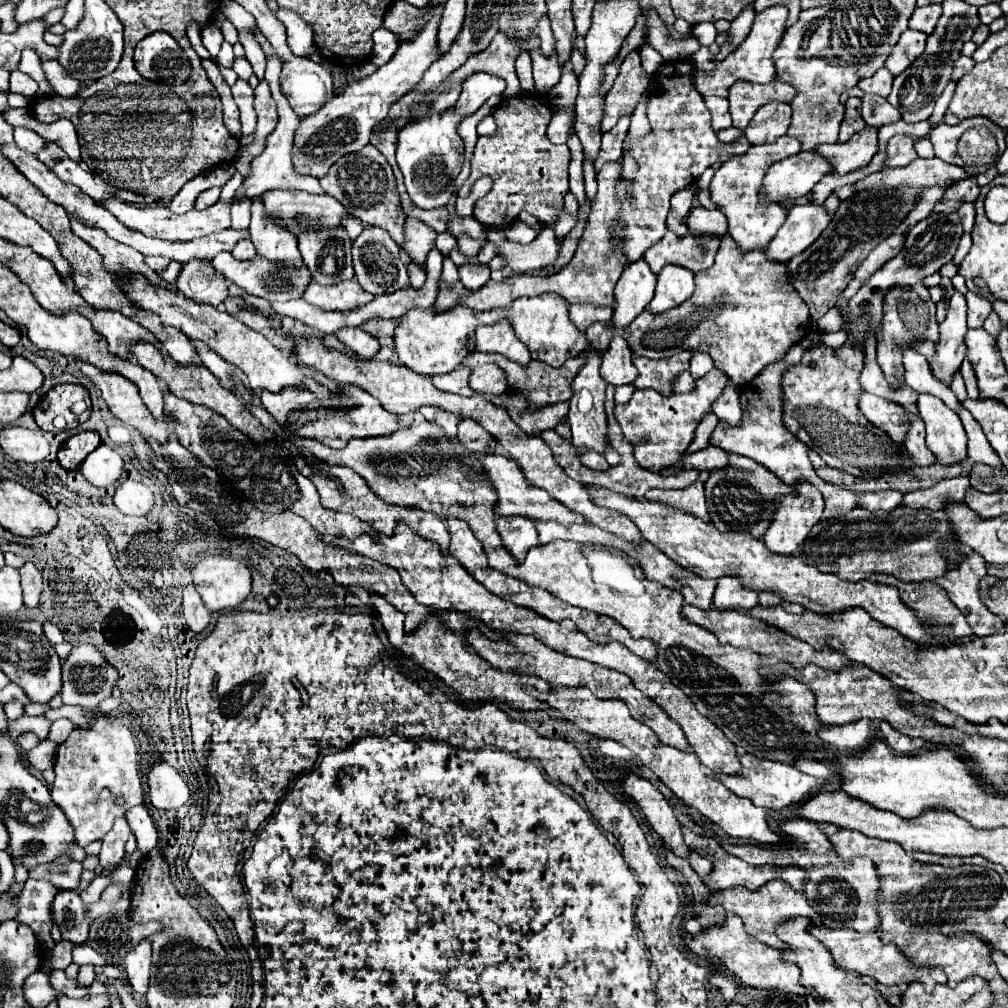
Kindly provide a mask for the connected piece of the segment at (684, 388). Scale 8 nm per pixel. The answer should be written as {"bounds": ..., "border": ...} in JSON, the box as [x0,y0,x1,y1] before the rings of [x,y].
{"bounds":[671,370,693,394],"border":[[[689,370],[681,372],[681,376],[677,376],[677,380],[673,380],[673,388],[671,388],[671,394],[675,392],[689,392],[693,390],[693,376]]]}

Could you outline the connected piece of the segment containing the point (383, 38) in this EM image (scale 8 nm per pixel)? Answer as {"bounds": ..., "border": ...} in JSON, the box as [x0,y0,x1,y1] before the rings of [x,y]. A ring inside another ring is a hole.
{"bounds":[371,26,399,66],"border":[[[381,26],[381,28],[377,28],[377,30],[373,32],[373,42],[375,42],[375,46],[373,46],[373,58],[371,58],[371,60],[373,60],[377,66],[381,66],[381,64],[385,64],[387,60],[391,60],[393,52],[395,52],[397,46],[399,46],[397,36],[395,36],[393,32],[389,32],[385,26]]]}

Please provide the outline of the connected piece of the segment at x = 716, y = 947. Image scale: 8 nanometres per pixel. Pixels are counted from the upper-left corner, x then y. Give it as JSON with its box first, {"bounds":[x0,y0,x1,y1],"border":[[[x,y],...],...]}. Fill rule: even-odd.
{"bounds":[685,912,807,996],"border":[[[727,912],[725,926],[707,928],[707,930],[695,934],[695,936],[687,936],[685,942],[699,956],[717,956],[747,986],[763,988],[763,990],[779,990],[779,992],[785,992],[785,994],[799,994],[799,996],[807,994],[807,988],[803,988],[799,984],[799,978],[801,978],[799,966],[783,960],[781,950],[771,948],[767,944],[761,944],[755,936],[747,934],[741,918],[733,912]]]}

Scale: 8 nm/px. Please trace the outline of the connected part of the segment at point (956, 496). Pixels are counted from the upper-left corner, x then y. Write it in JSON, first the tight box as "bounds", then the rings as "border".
{"bounds":[903,476,971,510],"border":[[[955,476],[955,478],[941,480],[937,486],[927,488],[927,490],[907,492],[903,498],[903,504],[911,506],[911,508],[937,510],[937,508],[943,508],[951,502],[963,502],[965,494],[969,490],[971,490],[969,478],[967,476]]]}

